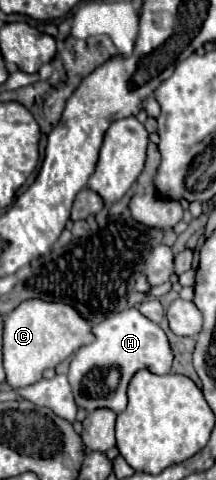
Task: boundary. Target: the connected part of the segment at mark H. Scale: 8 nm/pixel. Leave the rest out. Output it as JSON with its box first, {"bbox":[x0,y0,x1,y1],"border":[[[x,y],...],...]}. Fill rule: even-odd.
{"bbox":[67,307,173,413],"border":[[[137,307],[115,313],[115,317],[107,317],[107,321],[95,325],[91,333],[95,339],[75,351],[67,373],[77,409],[83,409],[85,413],[95,409],[111,409],[121,413],[127,407],[125,389],[135,371],[149,369],[155,375],[165,375],[171,369],[173,351],[167,335],[157,323],[141,315]]]}

